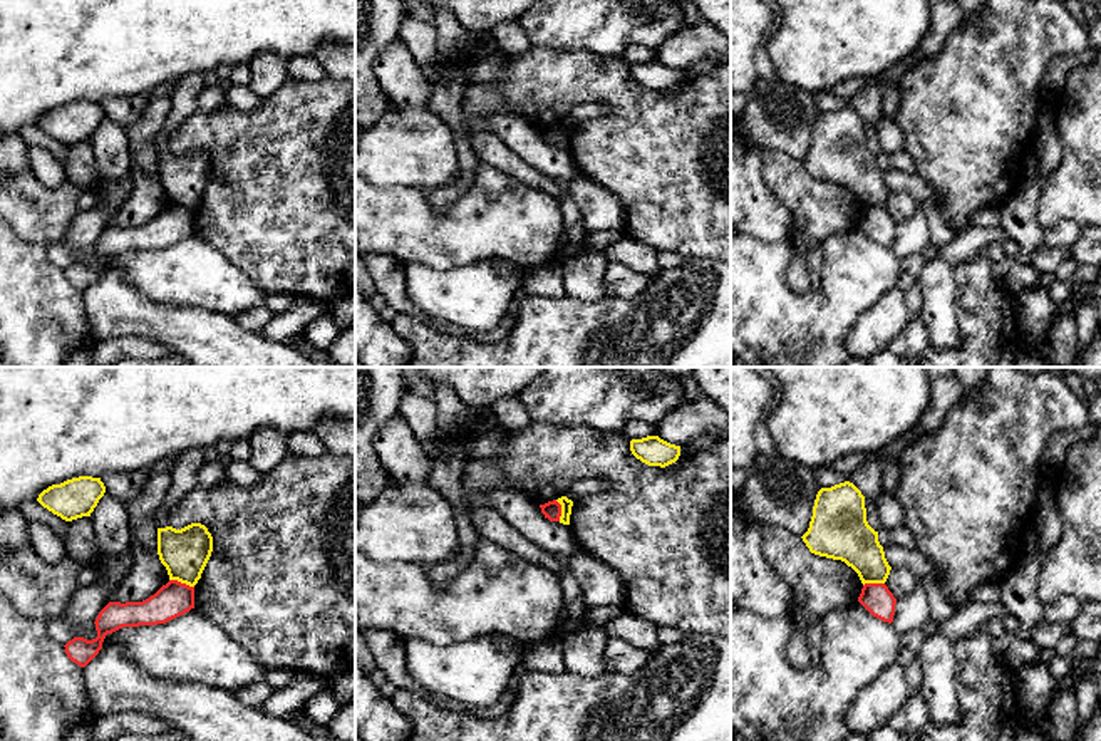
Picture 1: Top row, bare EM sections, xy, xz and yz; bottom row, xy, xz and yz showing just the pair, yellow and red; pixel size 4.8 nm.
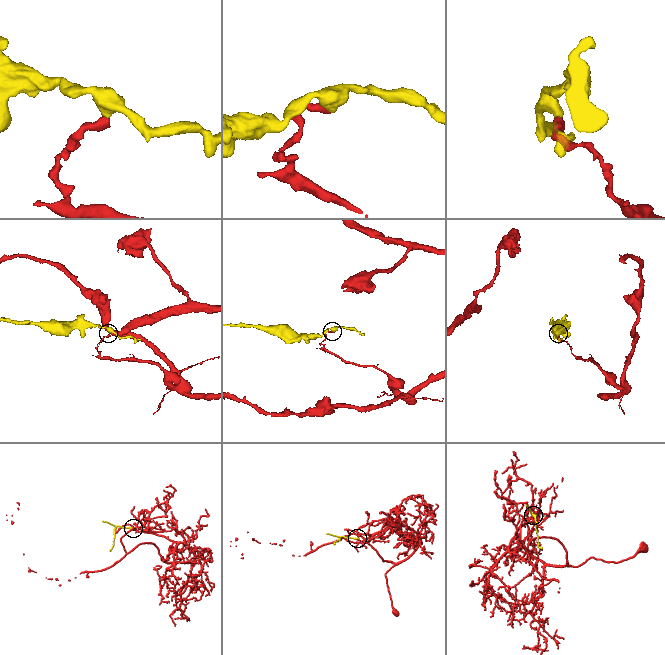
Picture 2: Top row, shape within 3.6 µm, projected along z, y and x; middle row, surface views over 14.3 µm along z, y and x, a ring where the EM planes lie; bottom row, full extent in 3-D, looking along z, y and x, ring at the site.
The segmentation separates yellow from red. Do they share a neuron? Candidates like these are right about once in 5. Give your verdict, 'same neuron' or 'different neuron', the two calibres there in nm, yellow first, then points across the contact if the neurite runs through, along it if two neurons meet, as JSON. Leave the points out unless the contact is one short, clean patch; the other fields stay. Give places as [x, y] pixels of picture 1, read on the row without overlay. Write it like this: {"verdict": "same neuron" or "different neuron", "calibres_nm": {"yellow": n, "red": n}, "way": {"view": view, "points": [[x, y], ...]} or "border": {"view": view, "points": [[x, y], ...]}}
{"verdict": "different neuron", "calibres_nm": {"yellow": 220, "red": 170}, "border": {"view": "xy", "points": [[170, 203], [193, 212]]}}

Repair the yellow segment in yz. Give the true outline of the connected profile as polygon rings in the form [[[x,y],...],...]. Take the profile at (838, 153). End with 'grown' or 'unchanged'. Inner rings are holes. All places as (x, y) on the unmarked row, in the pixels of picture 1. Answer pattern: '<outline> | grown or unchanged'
[[[850,106],[821,112],[816,119],[813,141],[808,156],[801,161],[811,178],[841,184],[851,191],[861,208],[885,208],[892,191],[885,183],[883,171],[875,156],[866,146],[865,121]]] | unchanged

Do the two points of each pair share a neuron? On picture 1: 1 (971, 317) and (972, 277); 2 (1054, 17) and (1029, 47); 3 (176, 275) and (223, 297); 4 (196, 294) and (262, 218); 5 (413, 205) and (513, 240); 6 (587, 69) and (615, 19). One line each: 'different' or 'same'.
1: same
2: same
3: same
4: different
5: same
6: different

